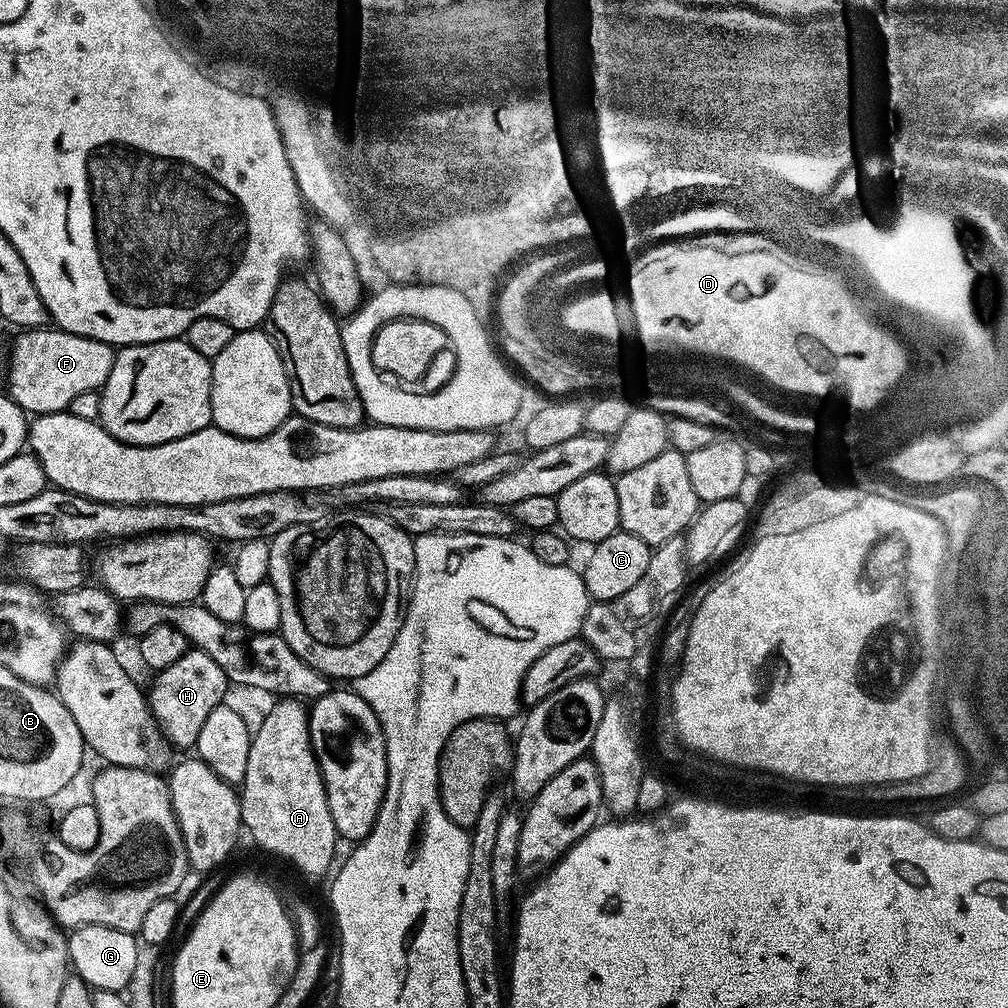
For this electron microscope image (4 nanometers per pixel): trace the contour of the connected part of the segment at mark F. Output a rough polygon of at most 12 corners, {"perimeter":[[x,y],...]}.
{"perimeter":[[29,328],[6,392],[25,413],[65,411],[110,378],[113,345]]}

